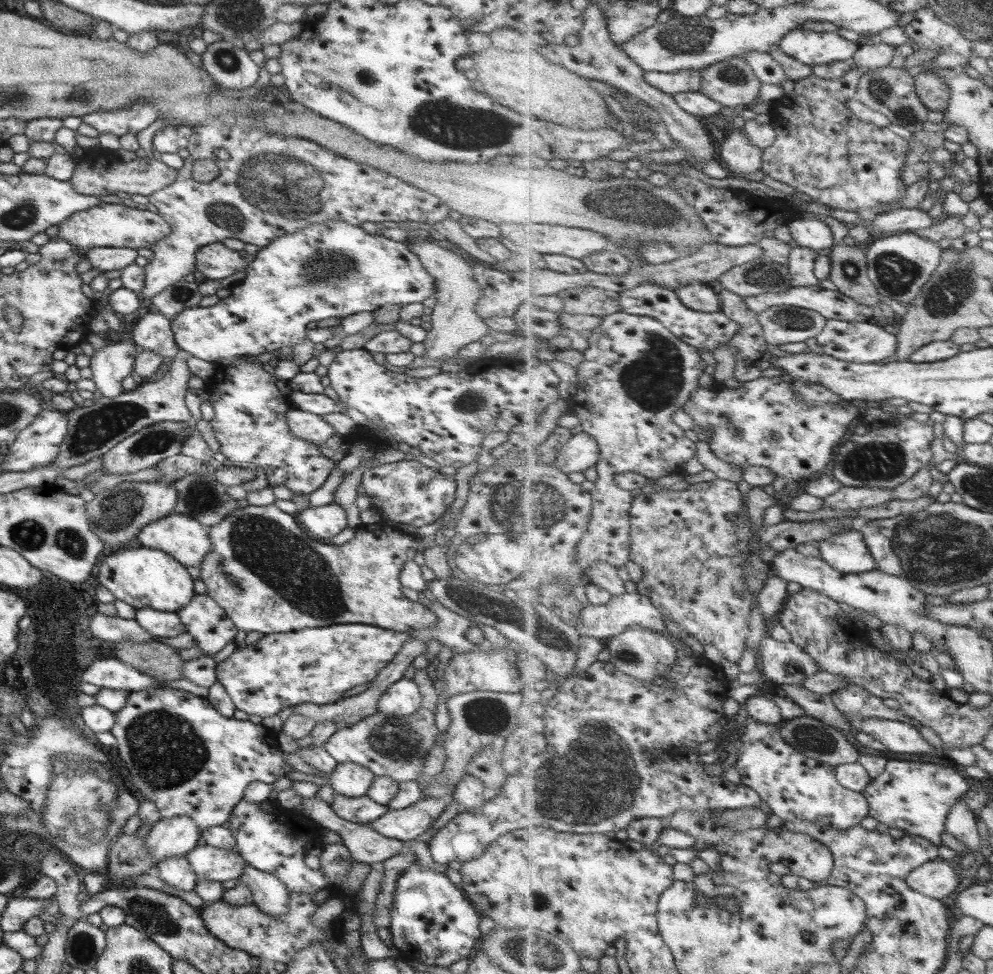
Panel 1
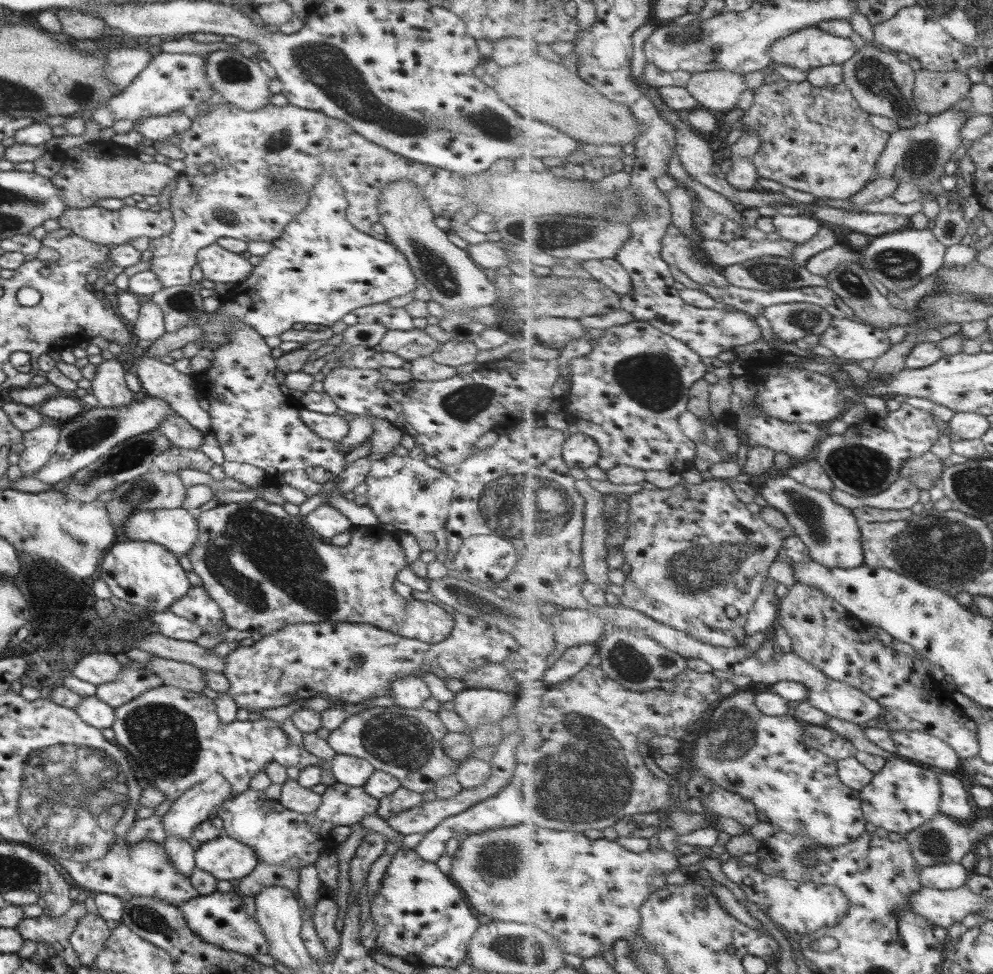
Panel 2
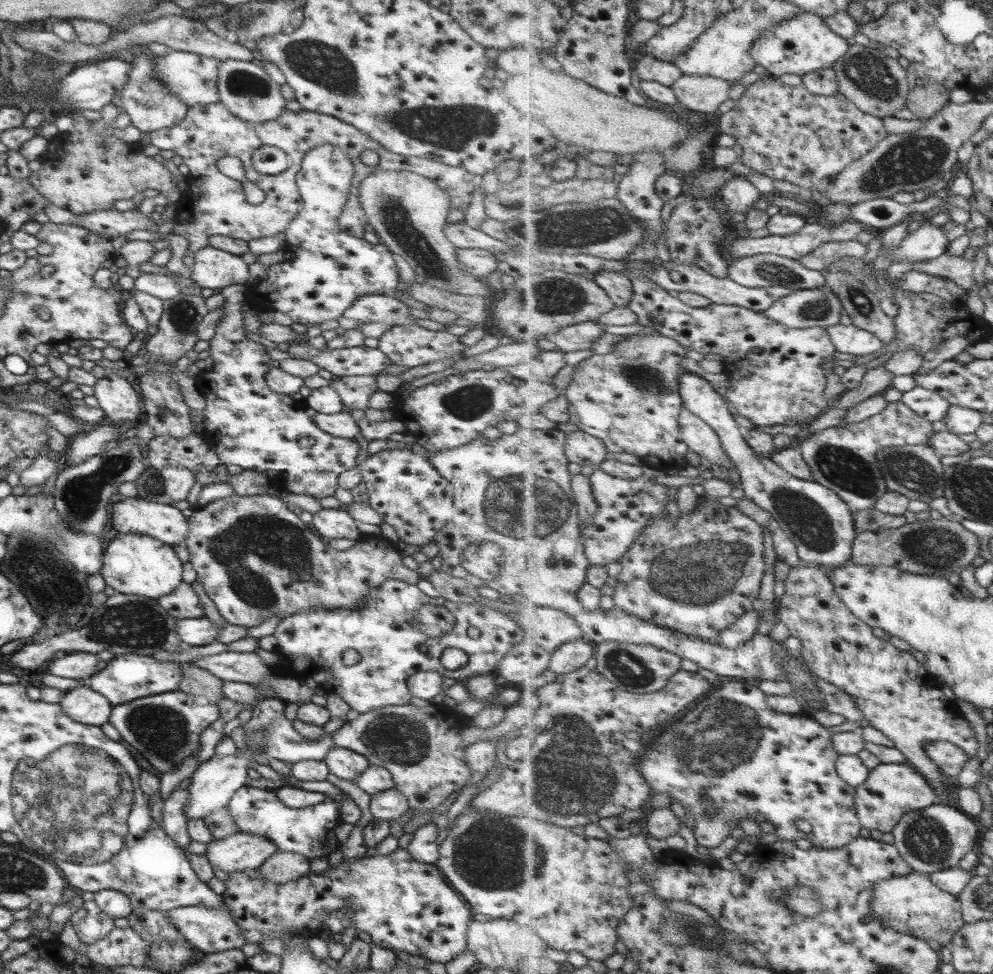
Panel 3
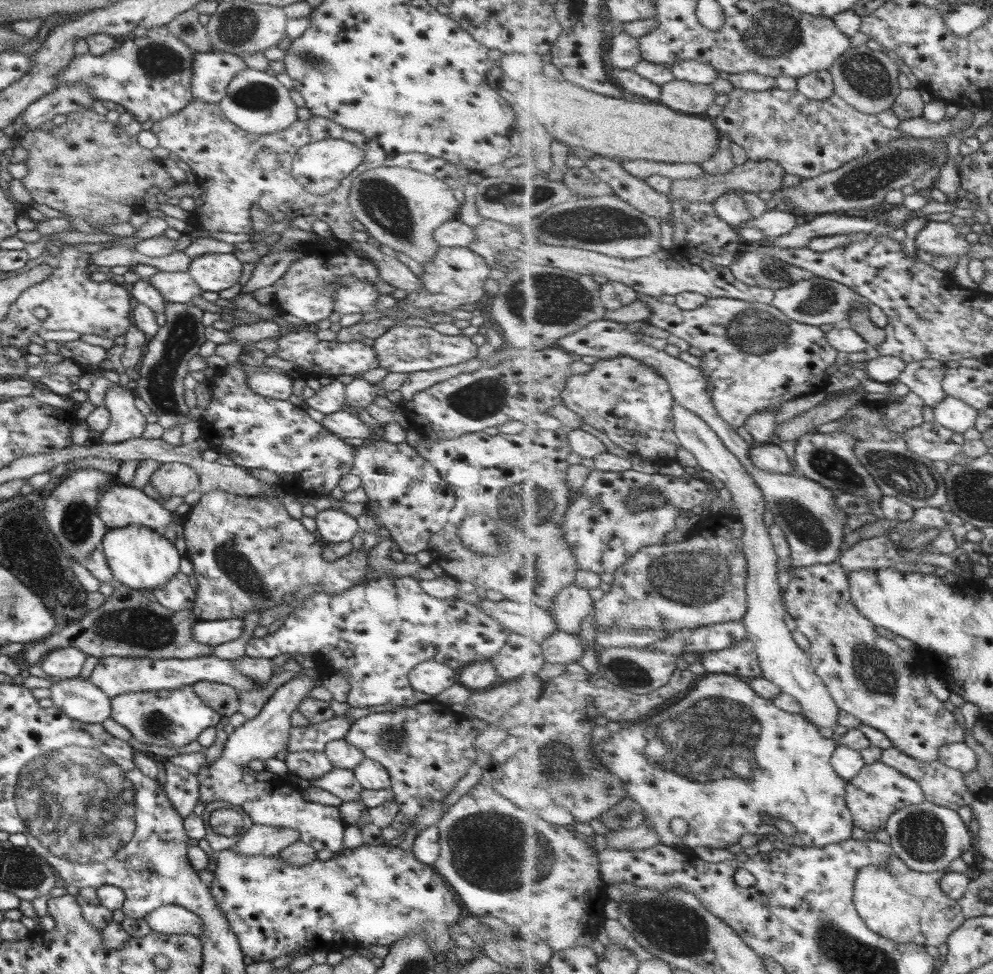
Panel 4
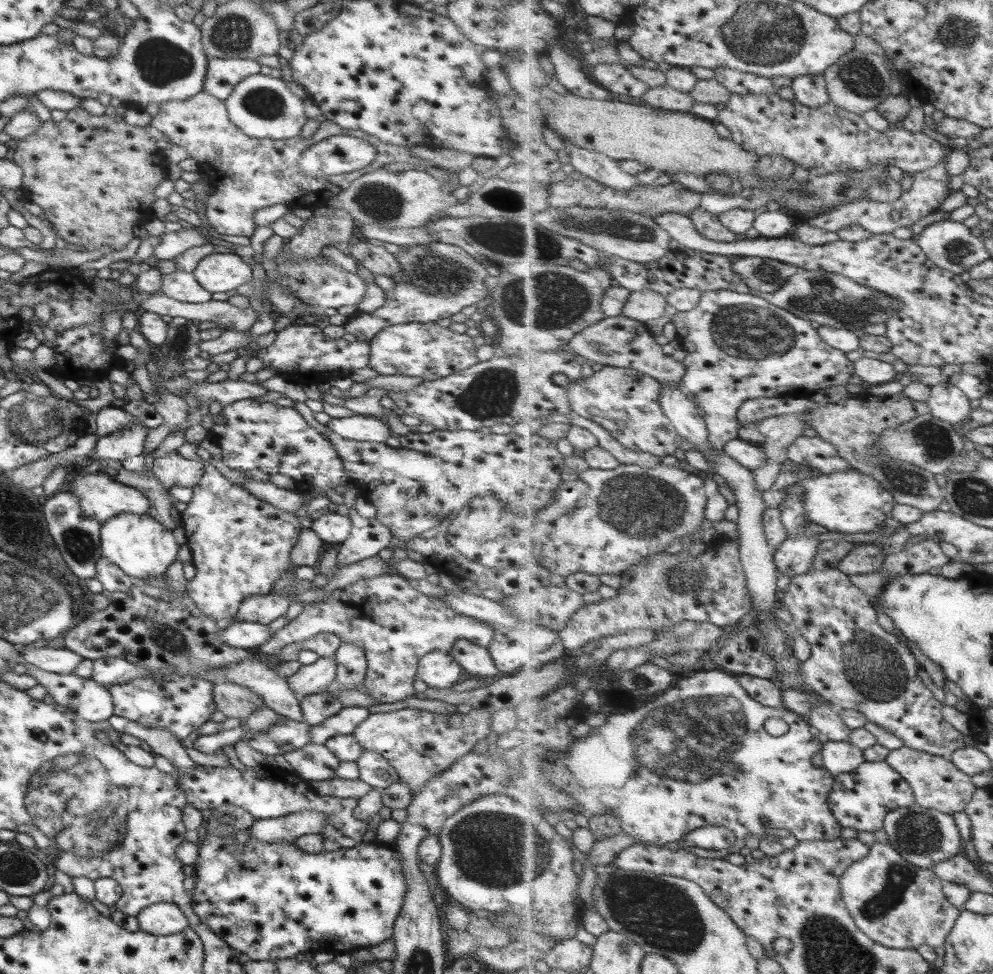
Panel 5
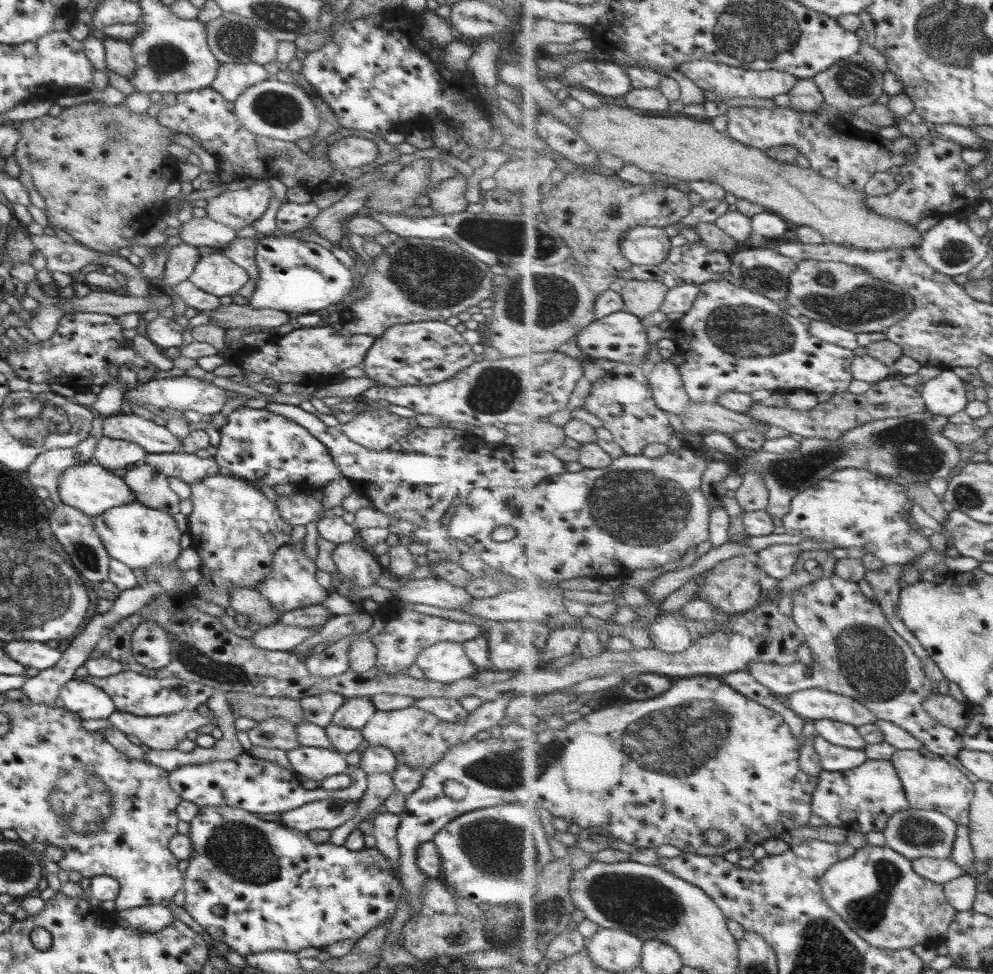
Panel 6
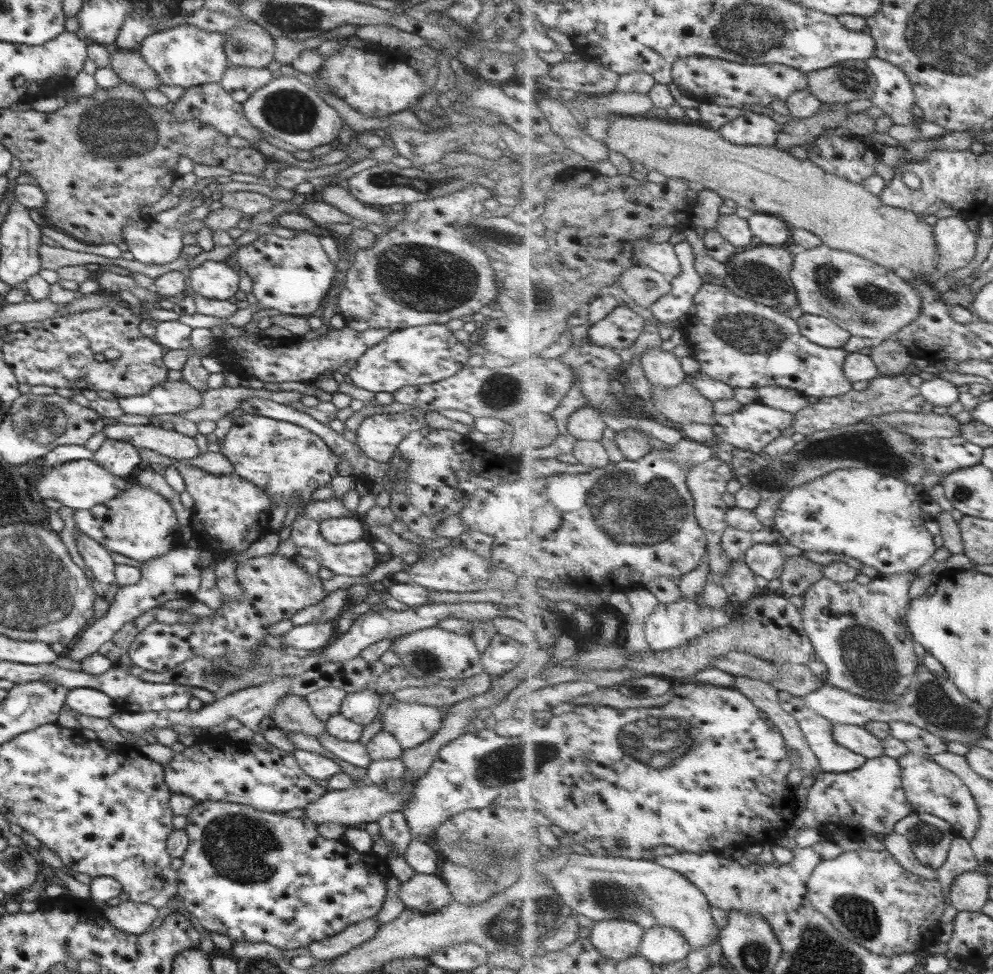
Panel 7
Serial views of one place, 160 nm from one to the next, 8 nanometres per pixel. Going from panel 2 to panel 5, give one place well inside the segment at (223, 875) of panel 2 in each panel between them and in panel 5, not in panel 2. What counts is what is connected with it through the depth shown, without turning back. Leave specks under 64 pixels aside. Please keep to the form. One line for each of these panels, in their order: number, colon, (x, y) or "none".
3: (236, 852)
4: (258, 840)
5: (288, 828)

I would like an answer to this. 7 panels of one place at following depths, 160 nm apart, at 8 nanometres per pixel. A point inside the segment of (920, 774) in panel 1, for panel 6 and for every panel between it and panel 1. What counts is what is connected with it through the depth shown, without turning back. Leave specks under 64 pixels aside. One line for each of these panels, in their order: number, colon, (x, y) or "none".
2: (903, 796)
3: (891, 791)
4: (879, 790)
5: (861, 799)
6: (863, 799)

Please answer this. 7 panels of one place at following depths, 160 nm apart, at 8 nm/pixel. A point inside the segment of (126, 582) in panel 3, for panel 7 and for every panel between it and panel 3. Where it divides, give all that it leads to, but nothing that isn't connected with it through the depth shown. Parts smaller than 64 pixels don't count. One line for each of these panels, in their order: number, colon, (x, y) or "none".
4: (138, 558)
5: (142, 548)
6: (137, 536)
7: (139, 524)

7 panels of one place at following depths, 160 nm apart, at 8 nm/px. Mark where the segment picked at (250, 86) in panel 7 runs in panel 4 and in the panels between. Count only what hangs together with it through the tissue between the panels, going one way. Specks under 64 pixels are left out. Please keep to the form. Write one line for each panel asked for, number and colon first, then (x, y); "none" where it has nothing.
4: (210, 71)
5: (222, 76)
6: (231, 79)

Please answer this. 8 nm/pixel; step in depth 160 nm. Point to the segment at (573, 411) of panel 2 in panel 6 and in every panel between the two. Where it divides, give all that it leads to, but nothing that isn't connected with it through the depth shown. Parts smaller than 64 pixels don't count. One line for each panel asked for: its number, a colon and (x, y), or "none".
3: (630, 398)
4: (632, 404)
5: (626, 402)
6: (622, 399)

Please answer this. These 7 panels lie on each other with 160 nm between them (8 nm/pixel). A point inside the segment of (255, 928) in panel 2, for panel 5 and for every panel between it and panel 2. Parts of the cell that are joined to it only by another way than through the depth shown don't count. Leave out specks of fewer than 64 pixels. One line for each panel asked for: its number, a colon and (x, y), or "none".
3: (209, 930)
4: (168, 919)
5: (160, 919)

